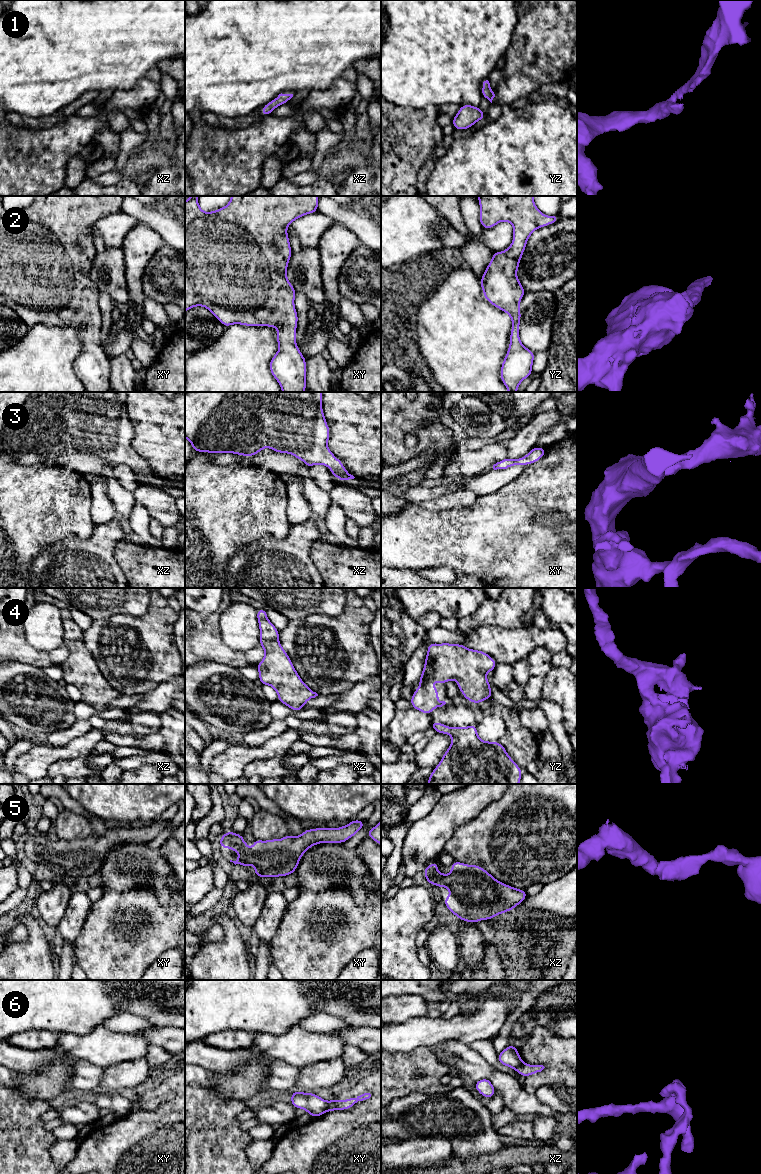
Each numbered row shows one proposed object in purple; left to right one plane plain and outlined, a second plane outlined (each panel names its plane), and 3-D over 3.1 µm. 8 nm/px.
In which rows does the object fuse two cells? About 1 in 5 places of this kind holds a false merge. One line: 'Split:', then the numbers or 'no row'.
Split: 6

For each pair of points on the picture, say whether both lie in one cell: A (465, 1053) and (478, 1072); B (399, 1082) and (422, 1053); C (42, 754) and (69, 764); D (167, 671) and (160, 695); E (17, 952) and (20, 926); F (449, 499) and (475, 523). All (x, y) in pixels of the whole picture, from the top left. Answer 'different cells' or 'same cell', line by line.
A: same cell
B: same cell
C: different cells
D: different cells
E: different cells
F: different cells

